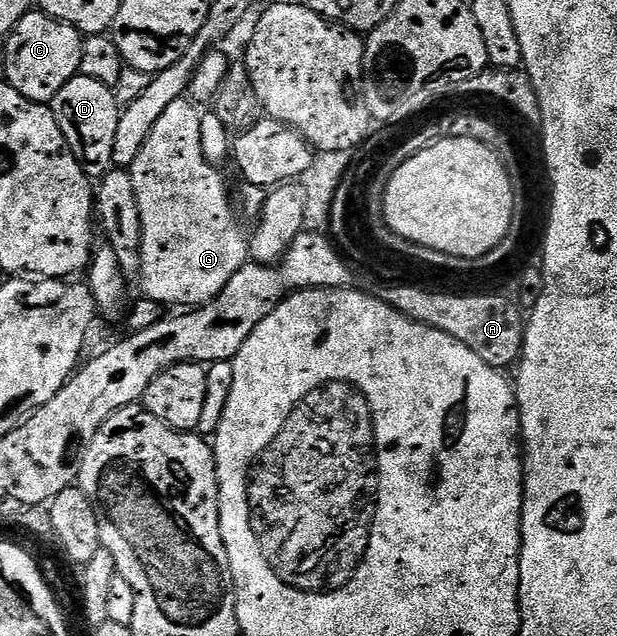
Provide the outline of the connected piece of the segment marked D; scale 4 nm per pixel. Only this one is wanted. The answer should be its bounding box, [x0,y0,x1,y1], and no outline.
[50,73,122,180]

